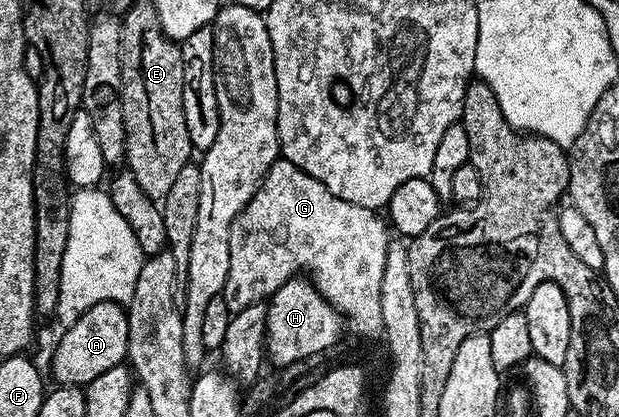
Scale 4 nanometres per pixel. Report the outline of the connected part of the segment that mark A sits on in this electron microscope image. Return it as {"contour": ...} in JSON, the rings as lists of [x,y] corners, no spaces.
{"contour":[[[120,303],[93,304],[93,308],[89,308],[81,320],[77,320],[77,324],[66,327],[62,333],[51,354],[51,374],[58,385],[85,388],[97,380],[101,372],[124,365],[129,344],[129,320],[126,309]]]}

